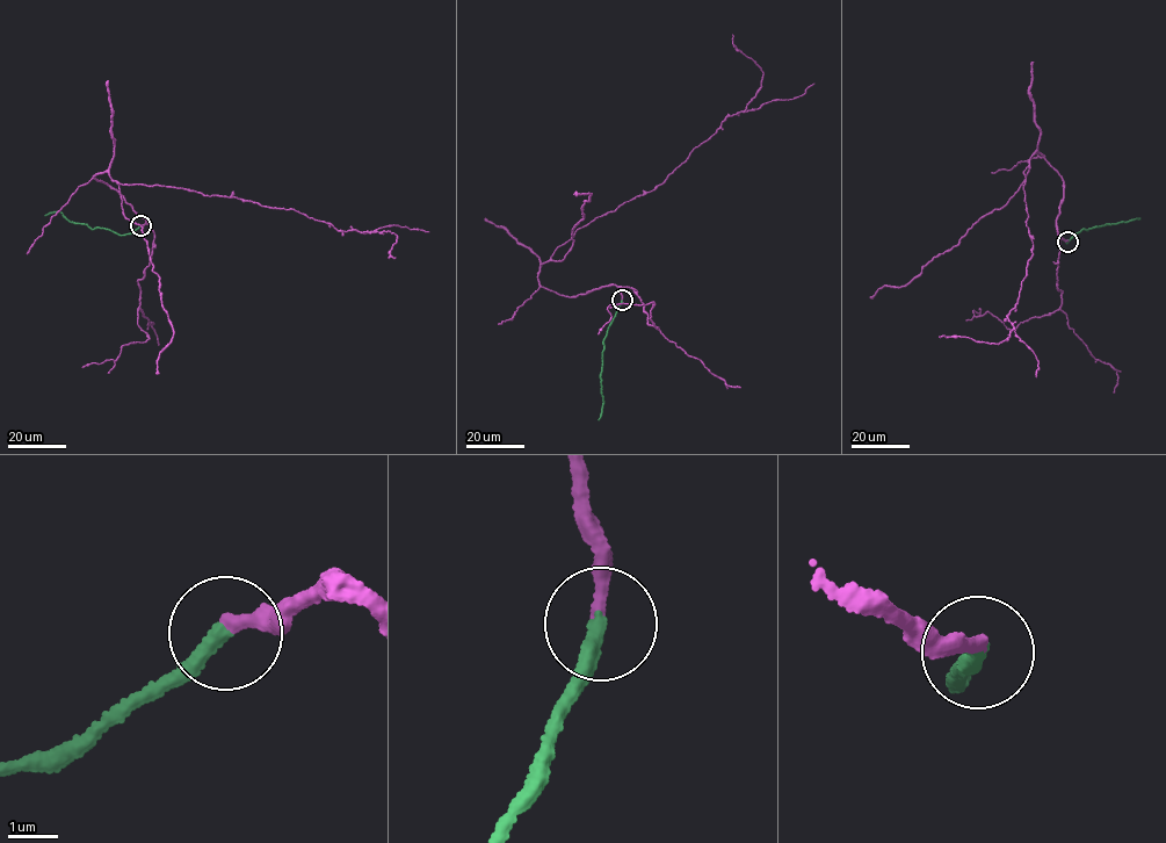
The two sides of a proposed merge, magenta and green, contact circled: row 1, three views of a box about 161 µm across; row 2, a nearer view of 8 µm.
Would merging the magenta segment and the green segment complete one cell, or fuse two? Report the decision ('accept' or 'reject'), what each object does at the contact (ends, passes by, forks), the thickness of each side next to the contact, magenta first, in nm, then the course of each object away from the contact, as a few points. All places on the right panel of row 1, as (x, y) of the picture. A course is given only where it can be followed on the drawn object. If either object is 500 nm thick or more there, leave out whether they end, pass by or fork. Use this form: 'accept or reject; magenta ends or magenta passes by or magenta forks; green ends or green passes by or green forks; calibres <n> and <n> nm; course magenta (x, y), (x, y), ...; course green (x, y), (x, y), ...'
accept; magenta ends; green ends; calibres 240 and 320 nm; course magenta (1067, 240), (1056, 227), (1063, 182), (1033, 153), (1023, 172), (1033, 252), (1007, 316), (1008, 339), (939, 337); course green (1067, 242), (1083, 230), (1138, 218)

